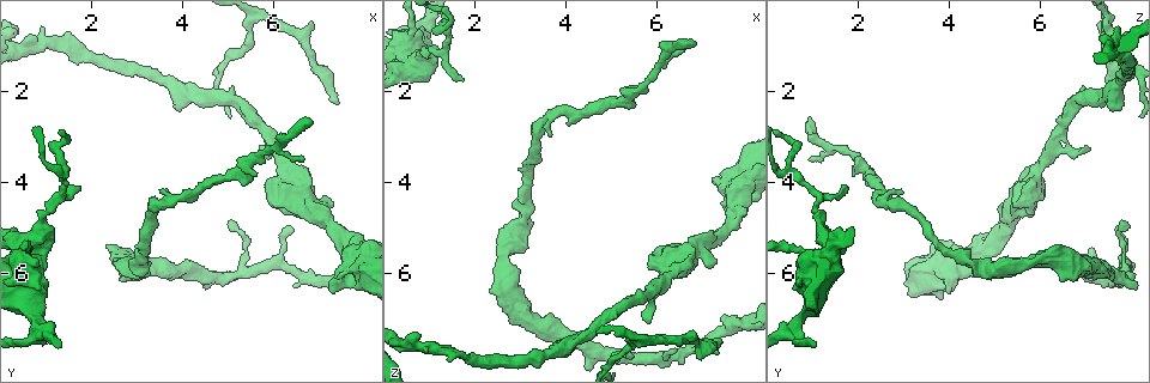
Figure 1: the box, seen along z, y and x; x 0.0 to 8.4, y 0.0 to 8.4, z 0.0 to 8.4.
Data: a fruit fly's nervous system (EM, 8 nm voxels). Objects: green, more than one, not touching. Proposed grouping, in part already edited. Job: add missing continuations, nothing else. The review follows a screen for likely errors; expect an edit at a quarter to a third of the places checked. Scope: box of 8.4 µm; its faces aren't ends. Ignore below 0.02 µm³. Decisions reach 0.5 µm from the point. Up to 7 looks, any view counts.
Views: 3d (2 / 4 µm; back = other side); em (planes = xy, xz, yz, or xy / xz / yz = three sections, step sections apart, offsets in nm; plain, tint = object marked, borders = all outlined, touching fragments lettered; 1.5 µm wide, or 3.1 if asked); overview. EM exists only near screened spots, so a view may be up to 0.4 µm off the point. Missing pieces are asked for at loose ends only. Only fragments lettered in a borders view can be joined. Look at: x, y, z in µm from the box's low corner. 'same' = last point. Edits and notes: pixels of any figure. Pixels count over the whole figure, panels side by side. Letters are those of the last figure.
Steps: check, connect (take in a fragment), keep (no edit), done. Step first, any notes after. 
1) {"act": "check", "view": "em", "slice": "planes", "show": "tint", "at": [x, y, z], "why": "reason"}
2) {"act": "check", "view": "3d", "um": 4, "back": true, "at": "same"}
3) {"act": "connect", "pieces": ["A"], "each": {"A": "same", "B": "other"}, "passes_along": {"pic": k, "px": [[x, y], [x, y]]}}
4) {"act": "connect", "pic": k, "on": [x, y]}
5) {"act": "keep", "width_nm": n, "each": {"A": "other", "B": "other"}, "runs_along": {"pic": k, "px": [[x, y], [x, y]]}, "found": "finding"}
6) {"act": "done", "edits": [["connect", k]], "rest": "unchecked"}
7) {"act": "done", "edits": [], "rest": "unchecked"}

{"act": "check", "view": "3d", "um": 4, "at": [6.35, 5.00, 7.65], "why": "free end"}

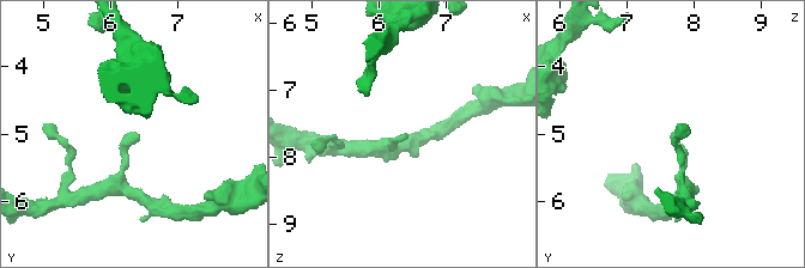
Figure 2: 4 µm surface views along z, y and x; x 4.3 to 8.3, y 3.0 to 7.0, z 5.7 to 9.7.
{"act": "check", "view": "em", "slice": "xy", "step": 8, "show": "plain", "at": [6.45, 5.00, 7.70], "why": "now the EM"}

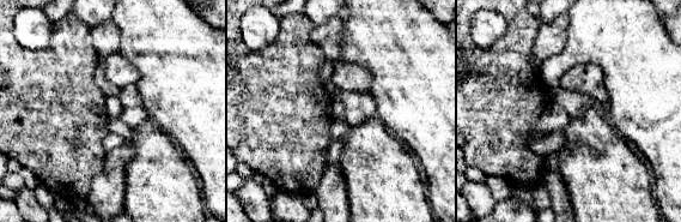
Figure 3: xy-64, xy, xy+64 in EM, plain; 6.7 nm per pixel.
{"act": "check", "view": "em", "slice": "xy", "step": 8, "show": "borders", "at": "same"}

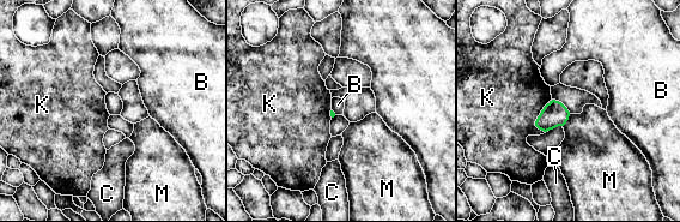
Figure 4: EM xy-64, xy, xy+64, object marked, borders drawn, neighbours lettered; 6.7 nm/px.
{"act": "keep", "each": {"B": "other", "C": "other", "K": "other", "M": "other"}, "border": {"pic": 4, "px": [[570, 114], [563, 126]]}, "found": "none of them fits"}

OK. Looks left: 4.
{"act": "check", "view": "em", "slice": "planes", "show": "plain", "at": [7.45, 2.30, 7.45]}

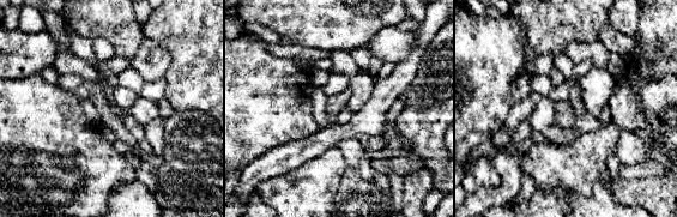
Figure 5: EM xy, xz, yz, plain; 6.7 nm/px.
{"act": "check", "view": "em", "slice": "planes", "show": "borders", "at": "same"}

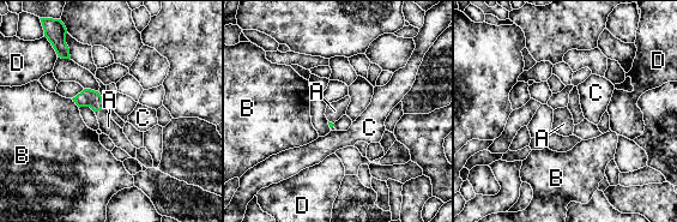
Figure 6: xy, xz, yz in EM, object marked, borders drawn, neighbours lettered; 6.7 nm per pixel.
{"act": "connect", "pieces": ["A"], "each": {"A": "same", "B": "other", "C": "other", "D": "other"}, "passes_along": {"pic": 6, "px": [[88, 97], [98, 109], [108, 126]]}, "found": "it goes on there"}

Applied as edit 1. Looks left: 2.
{"act": "done", "edits": [["connect", 6]], "rest": "unchecked"}

